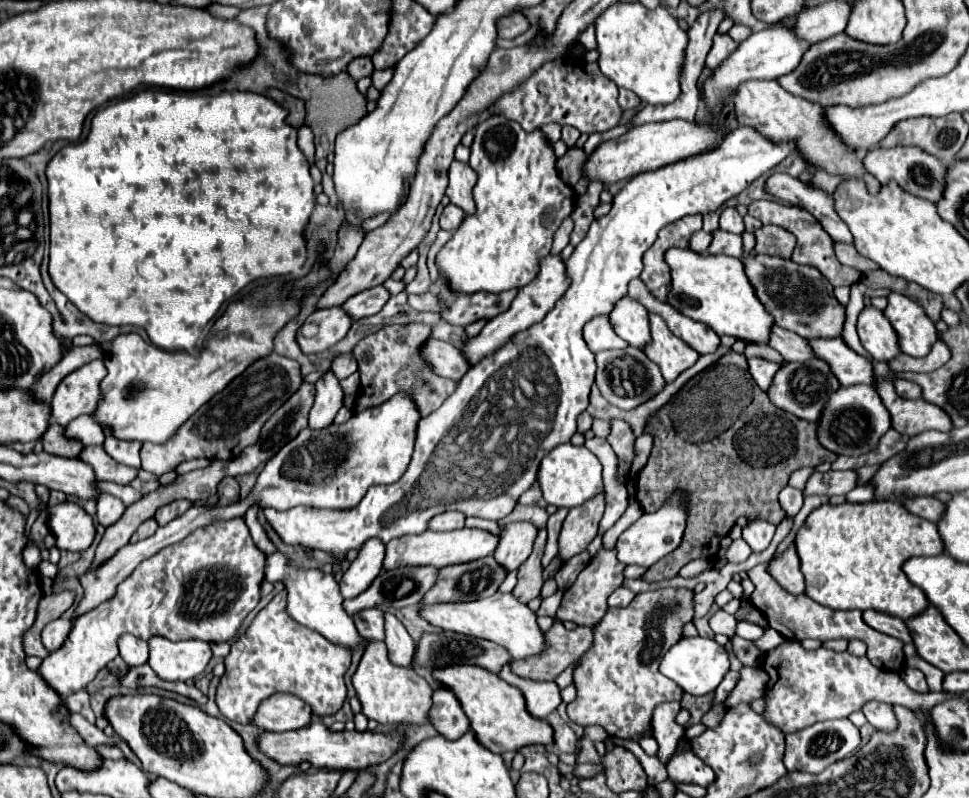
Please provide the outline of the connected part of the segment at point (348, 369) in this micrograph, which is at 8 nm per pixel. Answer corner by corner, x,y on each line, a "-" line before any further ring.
348,352
348,354
340,354
340,356
336,356
336,358
332,360
330,370
332,370
332,374
334,374
336,378
342,380
342,378
348,378
350,374
354,374
354,372
358,370
358,364
356,364
352,352

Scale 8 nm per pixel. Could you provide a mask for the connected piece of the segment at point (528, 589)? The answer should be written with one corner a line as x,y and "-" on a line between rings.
542,528
538,532
538,538
534,542
534,550
532,554
528,556
528,560
520,566
518,570
518,586
514,588
514,596
528,604
530,600
534,600
536,596
540,596
540,590
544,586
544,578
542,578
542,566
540,566
540,560
542,560
542,552
544,552
544,546
546,546
546,528

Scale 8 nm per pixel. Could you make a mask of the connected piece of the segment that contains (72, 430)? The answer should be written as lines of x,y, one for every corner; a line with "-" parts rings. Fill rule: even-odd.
78,416
72,424
66,426
64,436
68,440
78,440
82,446
100,446
104,442
102,428
98,428
90,416

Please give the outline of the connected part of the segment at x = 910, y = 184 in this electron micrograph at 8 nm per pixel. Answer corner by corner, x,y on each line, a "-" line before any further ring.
894,146
894,148
874,148
864,158
864,168
868,174
872,174
880,184
886,184
888,180
896,180
904,190
912,192
914,196
926,198
930,202
938,202
942,198
944,190
944,176
946,168
944,164
934,158
932,154
924,154
924,150
914,146

